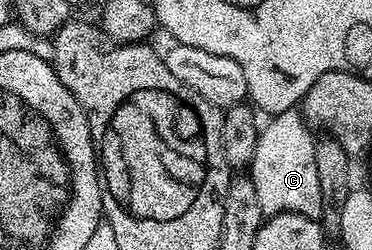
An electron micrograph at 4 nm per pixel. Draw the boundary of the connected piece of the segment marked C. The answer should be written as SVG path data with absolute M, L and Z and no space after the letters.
M296 109L273 114L267 121L259 130L253 159L248 166L248 175L254 183L264 215L298 213L313 219L321 218L326 206L321 199L315 162L316 139L311 128Z

